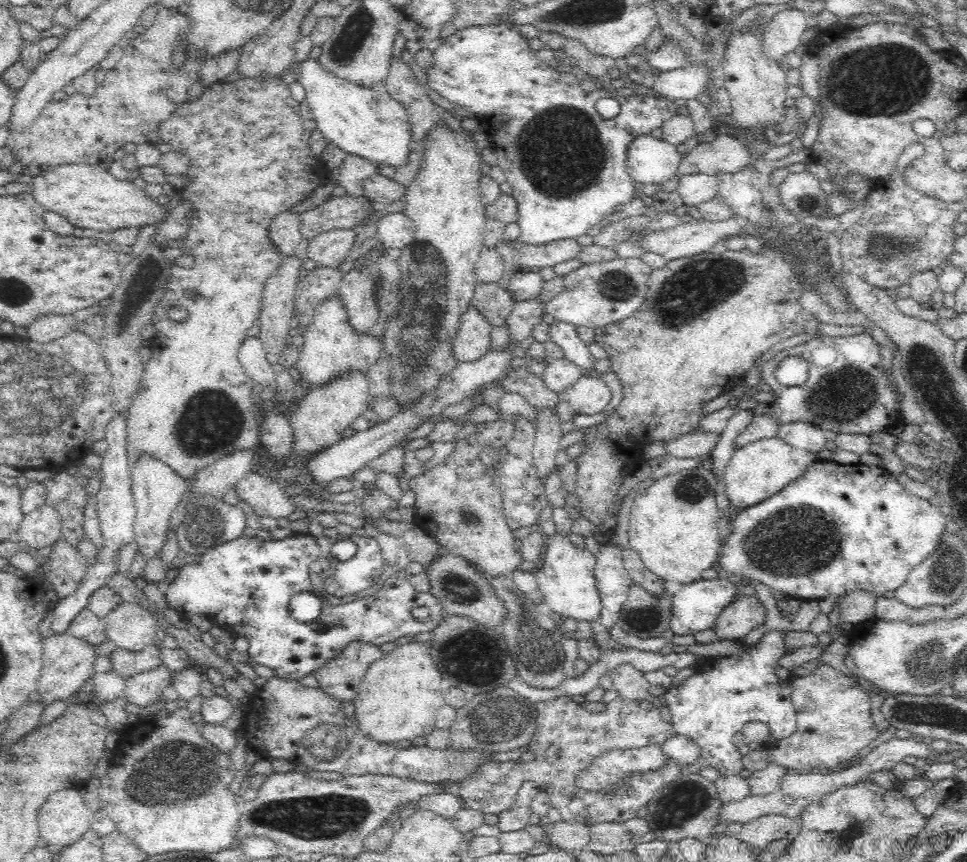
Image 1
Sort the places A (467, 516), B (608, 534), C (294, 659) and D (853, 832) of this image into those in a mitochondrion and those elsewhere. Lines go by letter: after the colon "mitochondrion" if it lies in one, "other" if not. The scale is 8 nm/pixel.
A: mitochondrion
B: other
C: other
D: mitochondrion

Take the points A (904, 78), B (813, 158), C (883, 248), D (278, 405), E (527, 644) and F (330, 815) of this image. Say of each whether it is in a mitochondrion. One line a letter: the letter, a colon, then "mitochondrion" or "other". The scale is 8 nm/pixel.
A: mitochondrion
B: other
C: mitochondrion
D: other
E: mitochondrion
F: mitochondrion

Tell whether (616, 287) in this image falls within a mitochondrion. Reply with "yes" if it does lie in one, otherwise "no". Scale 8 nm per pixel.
yes

